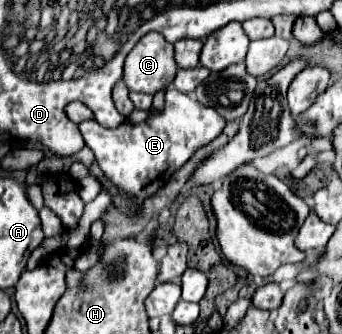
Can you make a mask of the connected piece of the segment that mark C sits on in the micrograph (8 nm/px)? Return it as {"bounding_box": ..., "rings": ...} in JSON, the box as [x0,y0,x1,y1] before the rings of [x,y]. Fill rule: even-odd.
{"bounding_box":[122,31,176,95],"rings":[[[152,31],[128,53],[122,79],[130,91],[154,95],[158,91],[166,91],[176,77],[176,69],[174,45],[160,33]]]}

